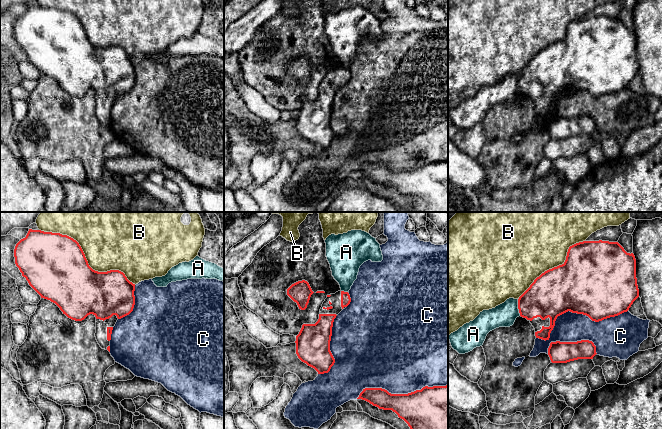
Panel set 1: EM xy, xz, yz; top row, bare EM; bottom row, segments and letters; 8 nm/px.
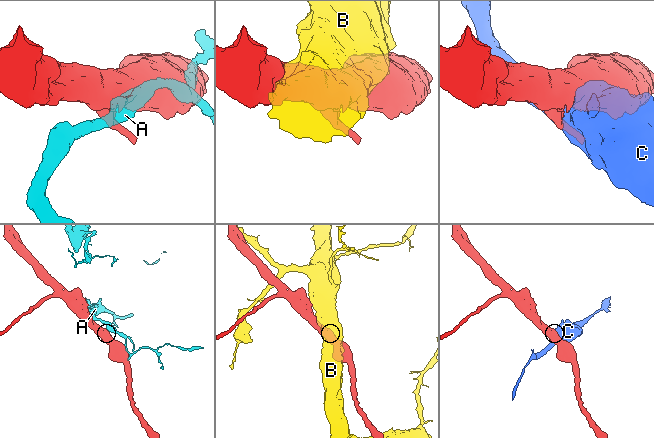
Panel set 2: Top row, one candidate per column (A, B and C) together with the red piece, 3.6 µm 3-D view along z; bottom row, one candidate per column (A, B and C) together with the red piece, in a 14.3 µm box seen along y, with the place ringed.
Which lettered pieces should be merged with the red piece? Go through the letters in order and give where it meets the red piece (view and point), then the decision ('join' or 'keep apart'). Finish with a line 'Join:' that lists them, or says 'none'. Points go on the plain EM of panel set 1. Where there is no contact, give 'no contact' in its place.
A: contact yz (518, 83); keep apart
B: contact xy (85, 34); keep apart
C: contact yz (575, 88); keep apart
Join: none

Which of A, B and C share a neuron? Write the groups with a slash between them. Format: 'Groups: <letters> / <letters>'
Groups: A / B / C

